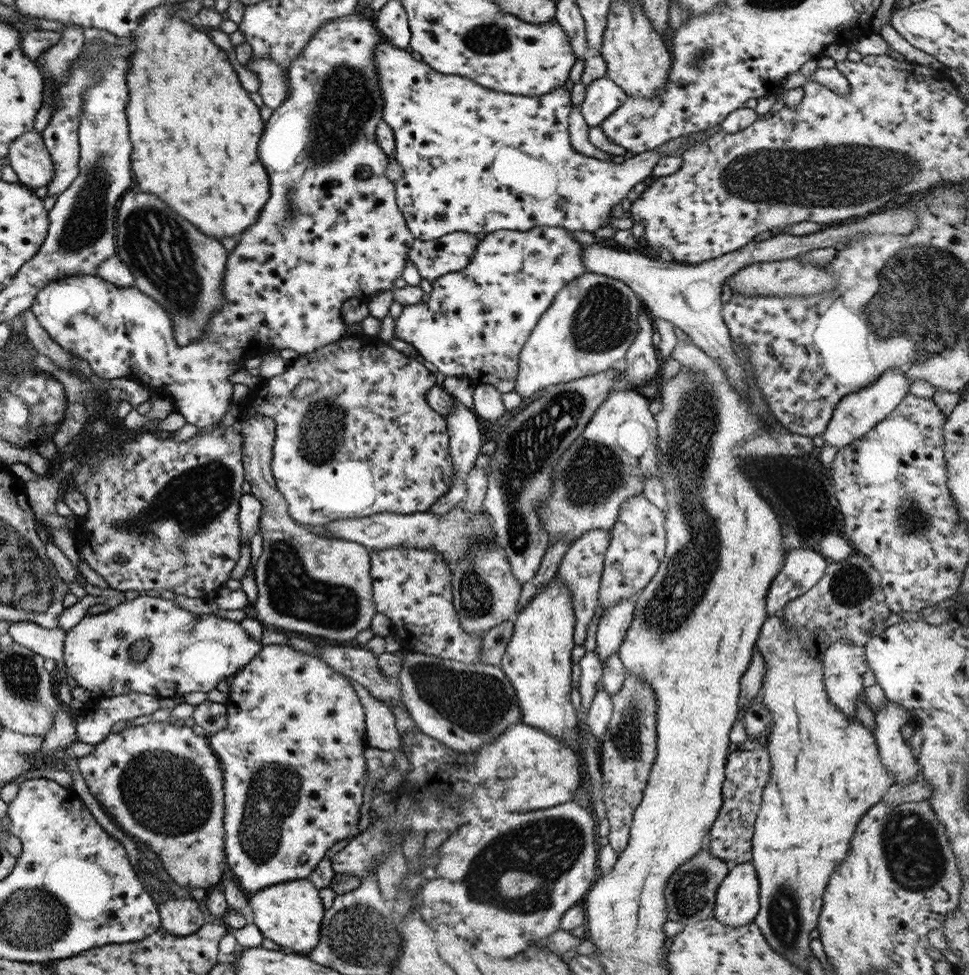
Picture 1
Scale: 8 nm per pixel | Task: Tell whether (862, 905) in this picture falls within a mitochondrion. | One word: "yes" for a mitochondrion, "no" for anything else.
no

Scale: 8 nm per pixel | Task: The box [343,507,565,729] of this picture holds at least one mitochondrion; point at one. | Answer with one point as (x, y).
(478, 598)

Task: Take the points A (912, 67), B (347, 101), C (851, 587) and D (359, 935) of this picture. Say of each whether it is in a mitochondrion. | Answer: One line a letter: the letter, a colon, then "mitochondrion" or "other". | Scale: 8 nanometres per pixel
A: other
B: mitochondrion
C: mitochondrion
D: mitochondrion

